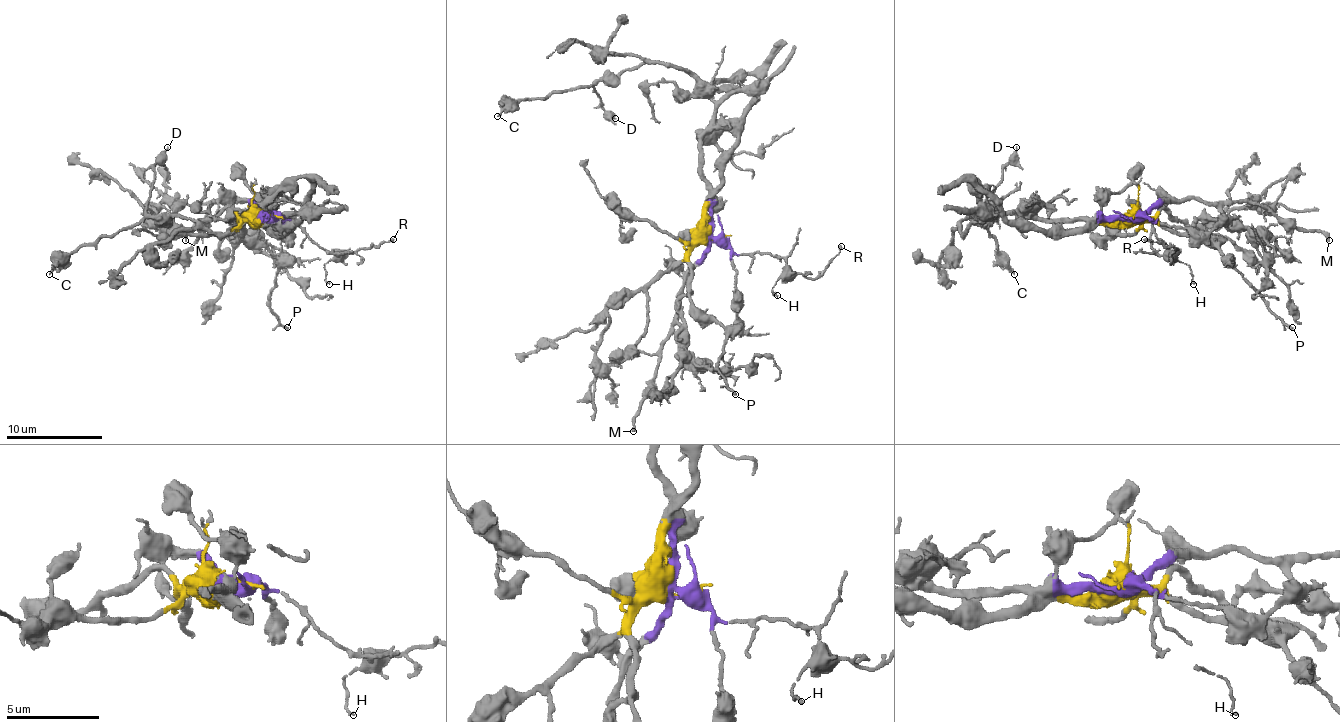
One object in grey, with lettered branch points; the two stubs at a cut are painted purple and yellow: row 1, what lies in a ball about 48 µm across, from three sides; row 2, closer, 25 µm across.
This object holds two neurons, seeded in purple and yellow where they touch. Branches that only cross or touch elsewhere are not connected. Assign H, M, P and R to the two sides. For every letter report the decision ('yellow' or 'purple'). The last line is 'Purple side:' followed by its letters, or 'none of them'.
H: purple
M: purple
P: yellow
R: purple
Purple side: H, M, R

